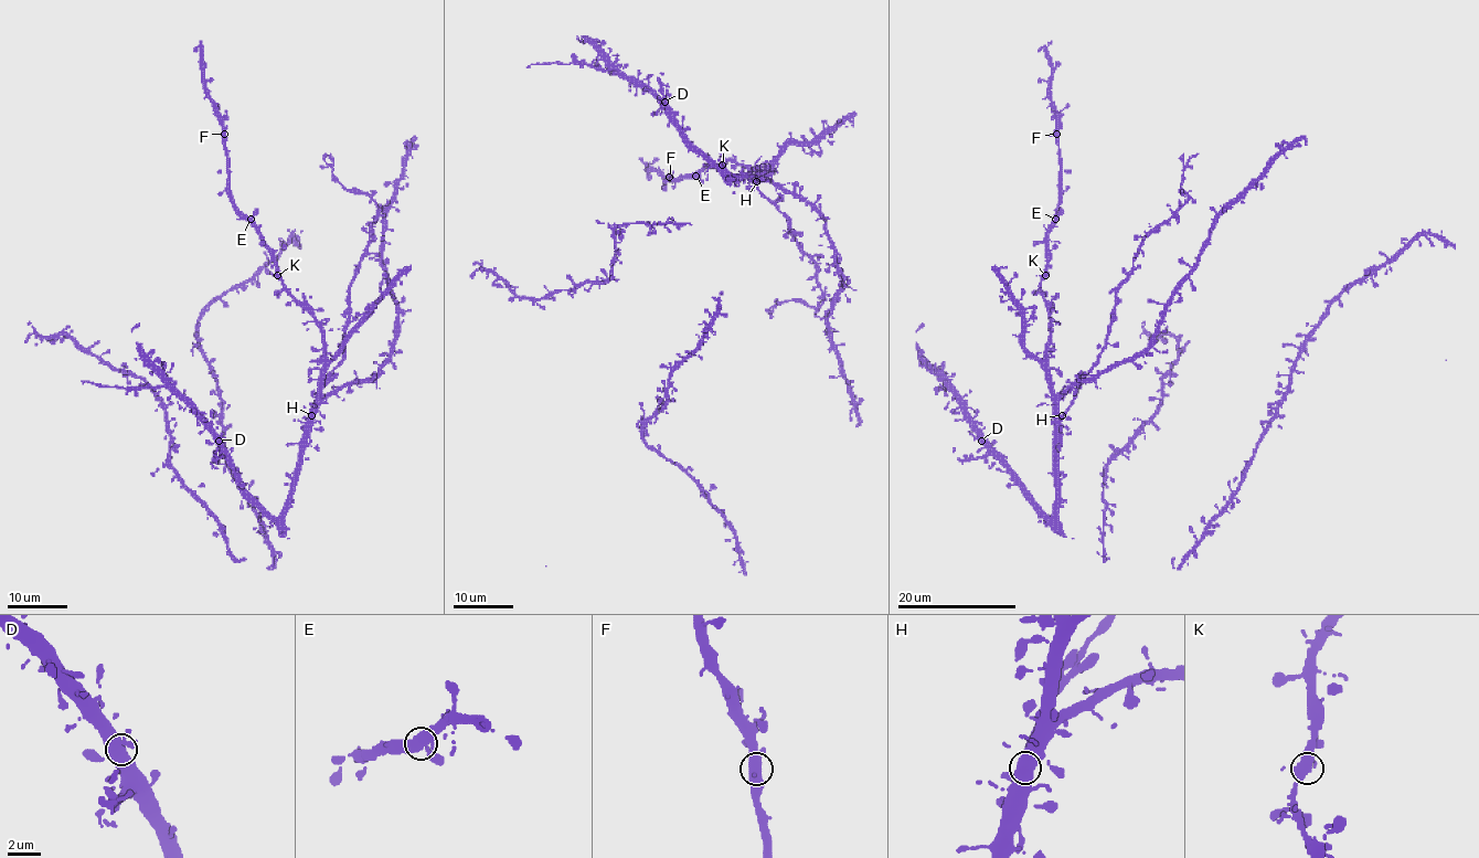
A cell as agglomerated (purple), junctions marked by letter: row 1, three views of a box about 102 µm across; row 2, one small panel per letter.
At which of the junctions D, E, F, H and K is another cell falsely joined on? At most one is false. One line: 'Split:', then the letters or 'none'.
Split: none

